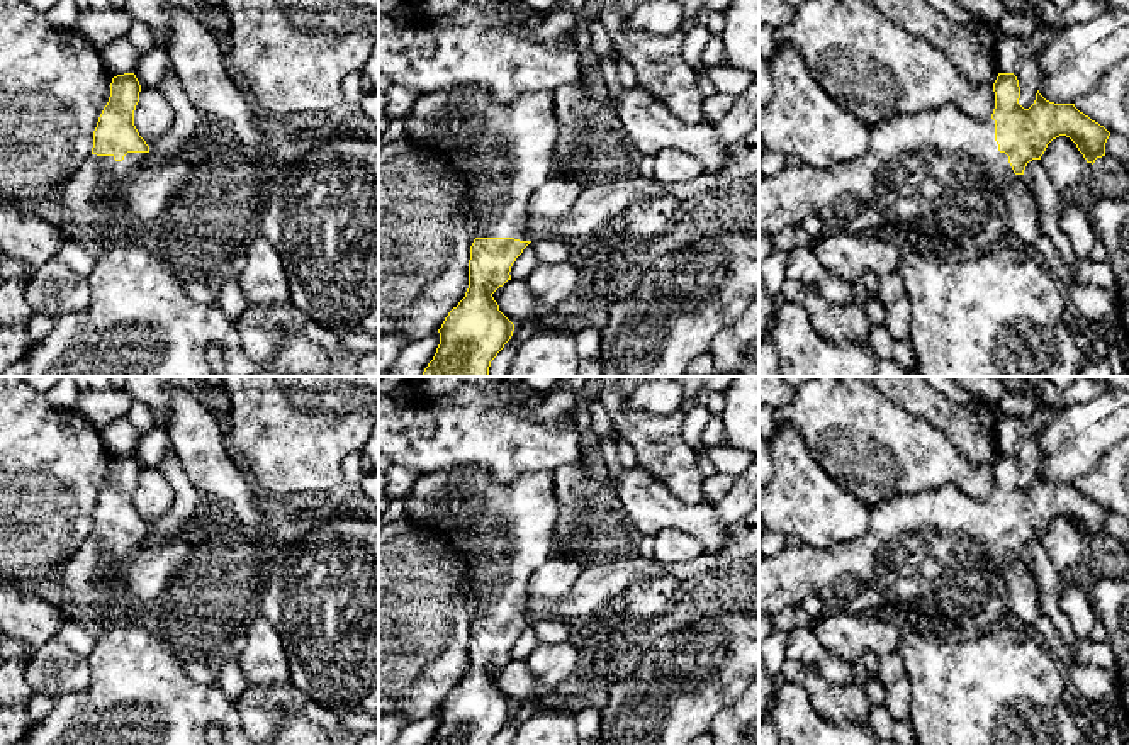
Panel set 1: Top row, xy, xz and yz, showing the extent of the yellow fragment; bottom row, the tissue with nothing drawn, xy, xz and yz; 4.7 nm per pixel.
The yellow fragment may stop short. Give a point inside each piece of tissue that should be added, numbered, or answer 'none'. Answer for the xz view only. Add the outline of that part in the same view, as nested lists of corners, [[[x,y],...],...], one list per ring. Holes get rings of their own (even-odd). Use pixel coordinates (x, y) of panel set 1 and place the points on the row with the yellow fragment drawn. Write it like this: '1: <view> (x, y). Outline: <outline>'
1: xz (503, 153). Outline: [[[486,90],[419,95],[404,139],[443,154],[462,178],[475,238],[531,241],[528,207],[553,171],[559,126],[552,92],[499,104]]]

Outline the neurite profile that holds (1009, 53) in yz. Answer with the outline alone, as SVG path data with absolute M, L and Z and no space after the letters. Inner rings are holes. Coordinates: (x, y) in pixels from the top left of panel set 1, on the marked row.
M1036 27L1029 37L1005 37L995 44L995 61L998 73L1014 73L1025 56L1039 56L1058 36L1058 27Z

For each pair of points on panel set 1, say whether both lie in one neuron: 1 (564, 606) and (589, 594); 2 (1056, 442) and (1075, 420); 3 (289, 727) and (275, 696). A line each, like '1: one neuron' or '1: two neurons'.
1: one neuron
2: one neuron
3: two neurons

